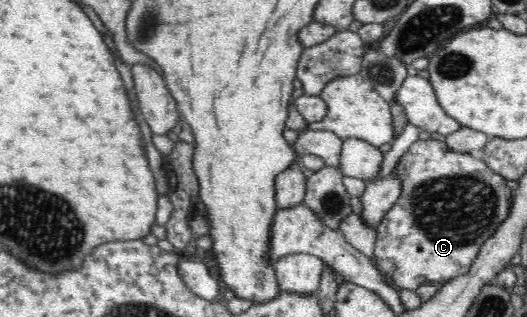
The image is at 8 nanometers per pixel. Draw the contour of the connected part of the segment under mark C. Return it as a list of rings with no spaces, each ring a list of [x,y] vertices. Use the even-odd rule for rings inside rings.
[[[416,139],[414,143],[406,149],[406,153],[398,159],[398,163],[395,165],[392,175],[395,179],[399,179],[402,182],[402,193],[398,197],[398,201],[392,205],[390,211],[384,217],[383,221],[376,226],[375,239],[374,239],[374,257],[376,257],[376,263],[380,269],[388,269],[388,275],[392,277],[392,281],[400,289],[416,290],[420,285],[428,285],[432,283],[446,283],[448,279],[456,279],[458,275],[466,275],[470,271],[471,260],[478,255],[478,247],[495,231],[495,228],[502,223],[502,219],[506,219],[506,215],[510,215],[510,187],[506,185],[506,179],[502,178],[498,173],[491,171],[487,167],[487,163],[482,161],[480,155],[458,153],[452,148],[448,147],[446,142],[439,140],[429,139],[421,140]]]

